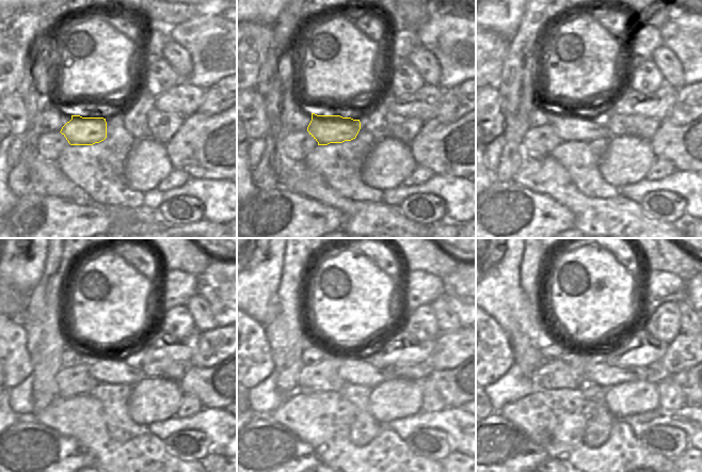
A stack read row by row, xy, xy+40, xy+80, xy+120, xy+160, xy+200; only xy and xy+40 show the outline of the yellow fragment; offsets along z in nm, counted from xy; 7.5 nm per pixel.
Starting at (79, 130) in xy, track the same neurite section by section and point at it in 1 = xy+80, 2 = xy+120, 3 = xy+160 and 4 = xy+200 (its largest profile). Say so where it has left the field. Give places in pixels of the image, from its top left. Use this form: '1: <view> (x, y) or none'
1: xy+80 (568, 127)
2: xy+120 (108, 370)
3: xy+160 (352, 371)
4: xy+200 (597, 373)

